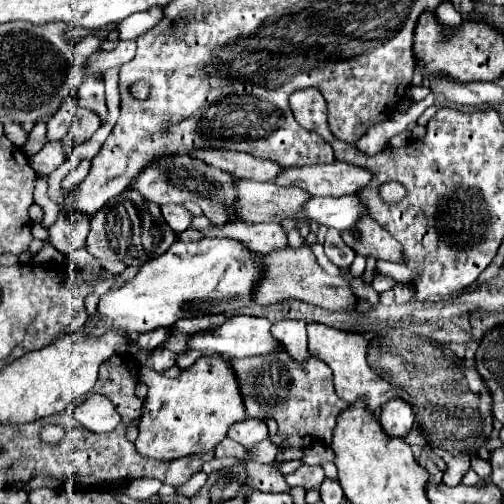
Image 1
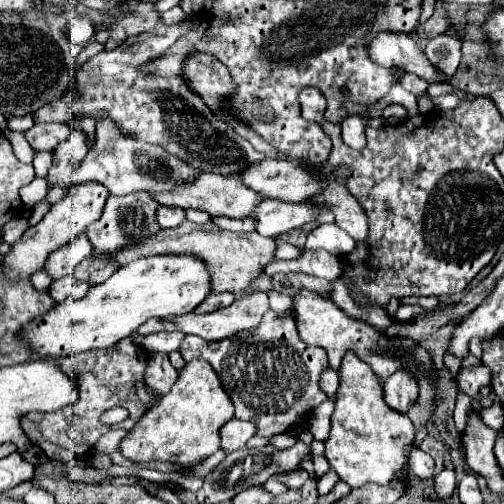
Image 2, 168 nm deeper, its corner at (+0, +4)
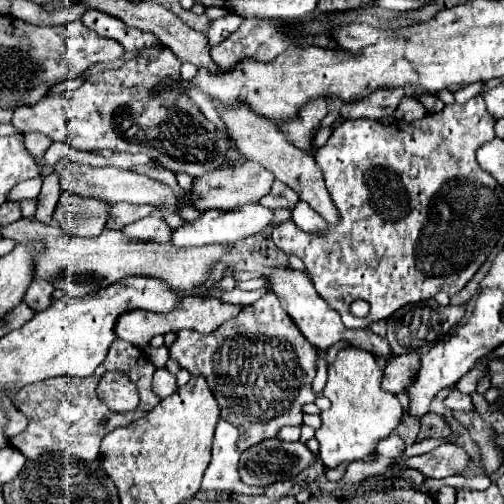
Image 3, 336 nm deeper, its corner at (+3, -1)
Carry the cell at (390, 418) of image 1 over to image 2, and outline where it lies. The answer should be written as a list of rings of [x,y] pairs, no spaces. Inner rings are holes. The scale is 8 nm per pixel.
[[[396,371],[384,381],[384,399],[390,409],[406,415],[418,397],[418,381],[410,371]]]

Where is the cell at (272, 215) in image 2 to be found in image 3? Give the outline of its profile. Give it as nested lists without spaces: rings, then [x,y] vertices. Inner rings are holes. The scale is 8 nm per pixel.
[[[245,204],[237,210],[205,210],[195,220],[183,222],[181,226],[171,230],[171,244],[177,248],[183,246],[205,246],[205,244],[233,244],[241,238],[247,238],[251,234],[261,232],[265,226],[271,224],[273,212],[269,208],[263,208],[261,204]]]

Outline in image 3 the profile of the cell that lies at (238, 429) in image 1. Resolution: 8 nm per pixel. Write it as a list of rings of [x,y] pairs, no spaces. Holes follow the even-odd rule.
[[[225,420],[217,422],[213,438],[213,458],[205,470],[201,490],[231,490],[237,494],[264,495],[263,488],[250,487],[239,476],[239,450],[237,428]]]

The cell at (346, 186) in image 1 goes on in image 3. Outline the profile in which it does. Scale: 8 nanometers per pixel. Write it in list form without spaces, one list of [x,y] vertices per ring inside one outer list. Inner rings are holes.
[[[245,162],[245,164],[231,164],[231,166],[221,166],[215,168],[211,172],[205,172],[199,178],[193,178],[193,184],[189,188],[189,192],[195,196],[195,210],[203,212],[209,208],[235,208],[241,204],[249,204],[249,202],[257,202],[259,198],[267,196],[273,184],[273,172],[261,168],[259,164],[253,162]]]

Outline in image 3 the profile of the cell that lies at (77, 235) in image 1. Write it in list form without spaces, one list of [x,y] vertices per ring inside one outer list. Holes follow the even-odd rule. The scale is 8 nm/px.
[[[41,280],[41,282],[33,282],[25,296],[23,296],[23,302],[33,308],[33,312],[41,312],[45,308],[51,306],[51,294],[53,294],[53,284],[49,284],[47,280]]]

